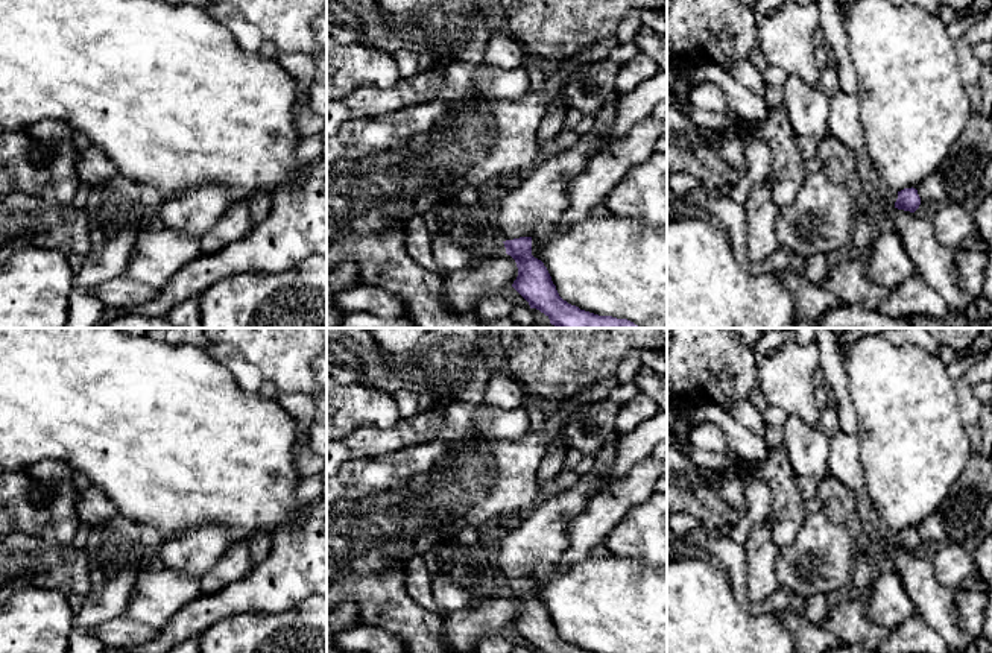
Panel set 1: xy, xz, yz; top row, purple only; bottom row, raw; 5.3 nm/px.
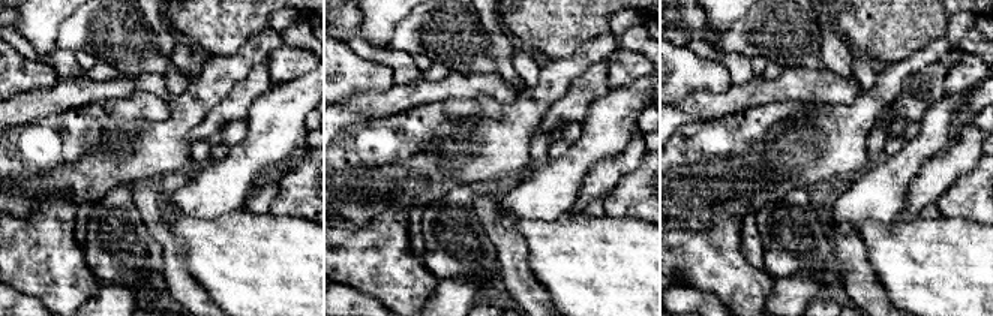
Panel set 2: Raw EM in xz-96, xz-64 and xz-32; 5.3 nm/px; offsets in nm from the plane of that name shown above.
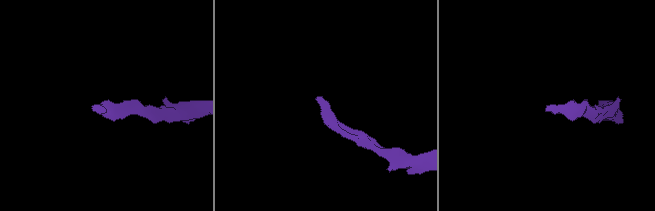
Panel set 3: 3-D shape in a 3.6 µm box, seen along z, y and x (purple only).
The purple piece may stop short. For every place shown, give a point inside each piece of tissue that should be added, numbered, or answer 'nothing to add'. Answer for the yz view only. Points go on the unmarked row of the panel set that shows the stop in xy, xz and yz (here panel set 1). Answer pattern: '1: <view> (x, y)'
1: yz (843, 450)

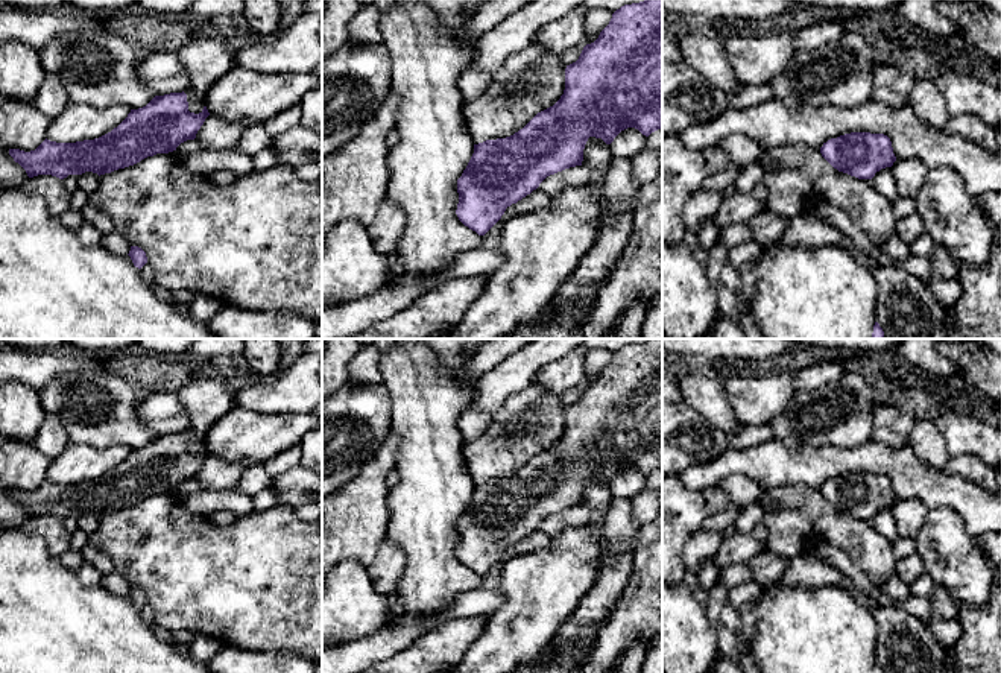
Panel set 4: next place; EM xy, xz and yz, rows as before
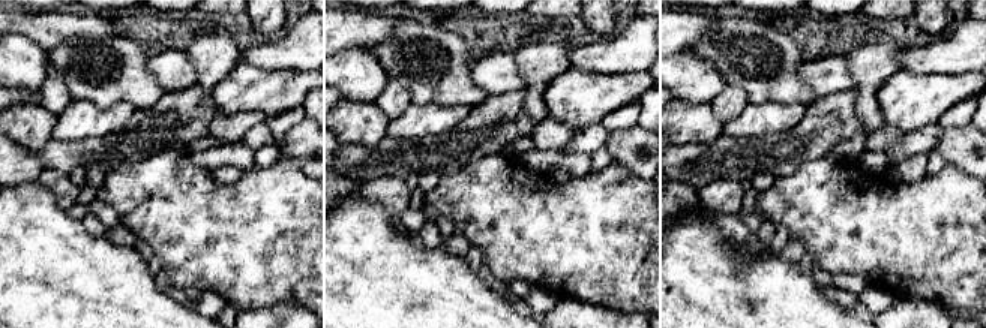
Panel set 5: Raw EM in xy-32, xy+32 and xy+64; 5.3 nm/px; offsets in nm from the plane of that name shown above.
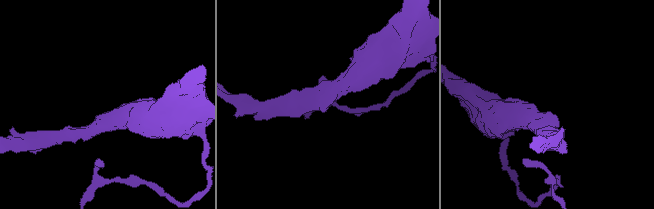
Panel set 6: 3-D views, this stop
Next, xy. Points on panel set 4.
nothing to add

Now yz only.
nothing to add

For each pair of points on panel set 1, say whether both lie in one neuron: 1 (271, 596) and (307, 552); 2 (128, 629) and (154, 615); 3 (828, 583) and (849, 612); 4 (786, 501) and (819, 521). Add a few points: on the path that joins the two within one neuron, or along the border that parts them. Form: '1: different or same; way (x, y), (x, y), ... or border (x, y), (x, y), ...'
1: same; way (278, 585), (301, 562)
2: different; border (122, 615), (158, 629)
3: different; border (843, 593), (831, 599)
4: different; border (808, 514), (798, 535), (787, 544)

